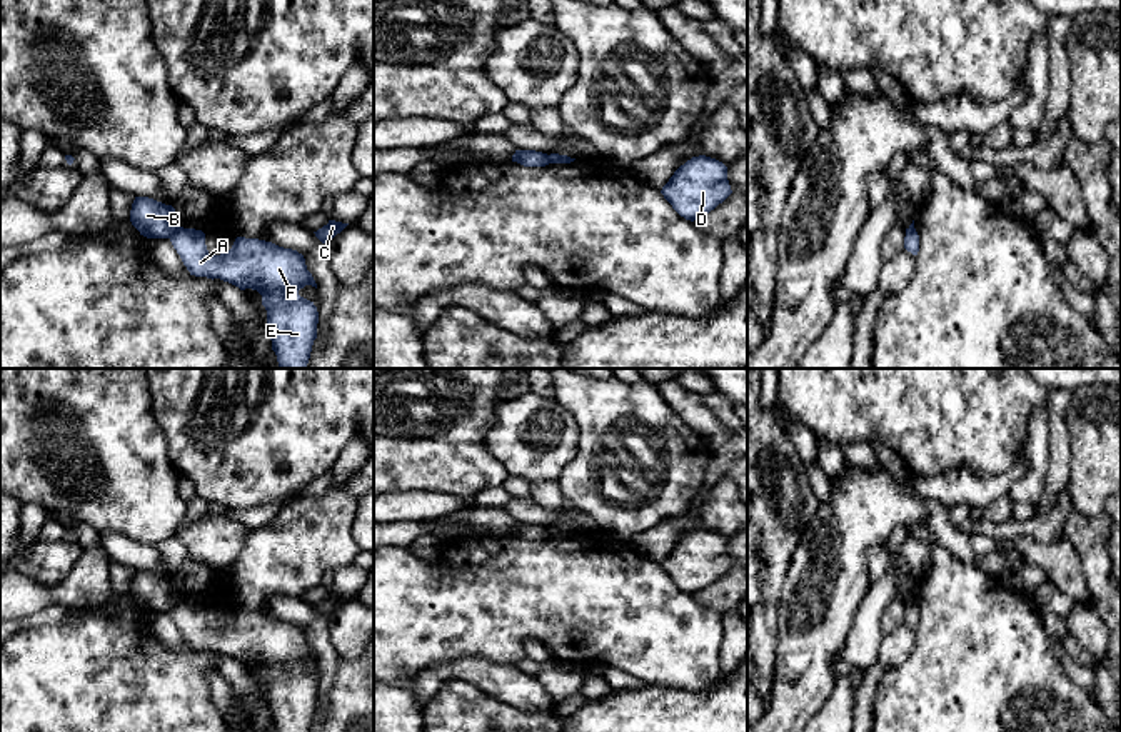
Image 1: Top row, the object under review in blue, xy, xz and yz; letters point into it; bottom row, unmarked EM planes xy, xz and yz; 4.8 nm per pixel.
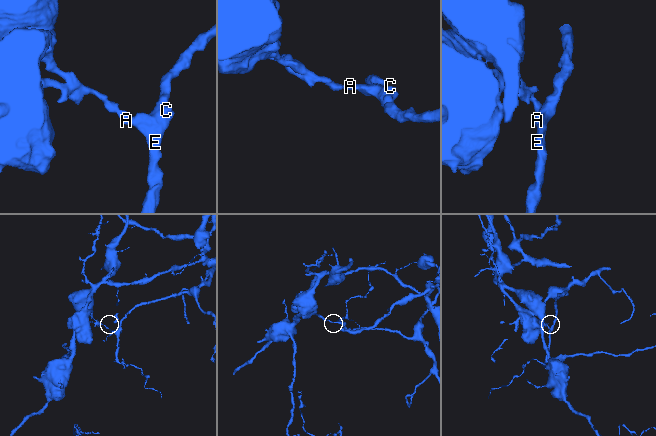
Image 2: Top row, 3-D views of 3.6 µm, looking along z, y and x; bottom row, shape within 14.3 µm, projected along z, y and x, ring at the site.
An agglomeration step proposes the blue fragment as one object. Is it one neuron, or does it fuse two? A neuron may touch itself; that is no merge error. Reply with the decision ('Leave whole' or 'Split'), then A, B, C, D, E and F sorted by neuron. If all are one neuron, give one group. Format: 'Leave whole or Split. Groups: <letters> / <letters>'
Split. Groups: A C D E F / B

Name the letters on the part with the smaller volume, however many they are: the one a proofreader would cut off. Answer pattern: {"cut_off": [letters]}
{"cut_off": ["A", "C", "D", "E", "F"]}

